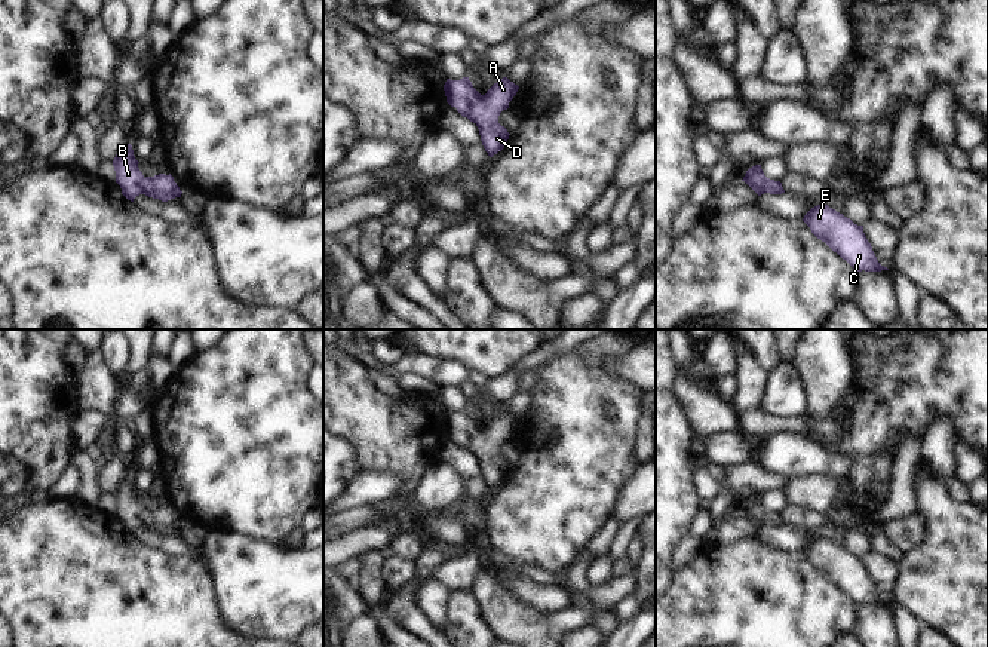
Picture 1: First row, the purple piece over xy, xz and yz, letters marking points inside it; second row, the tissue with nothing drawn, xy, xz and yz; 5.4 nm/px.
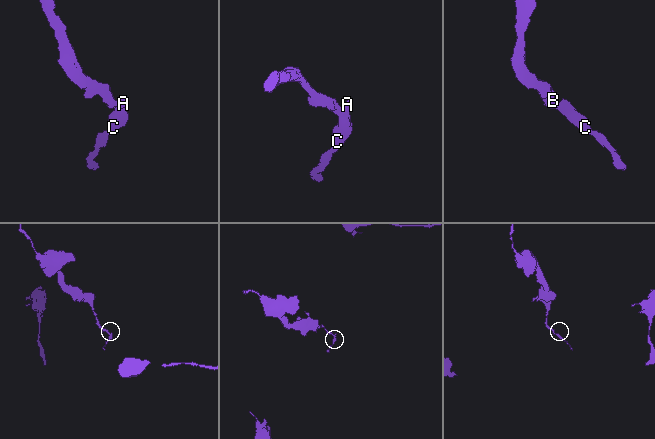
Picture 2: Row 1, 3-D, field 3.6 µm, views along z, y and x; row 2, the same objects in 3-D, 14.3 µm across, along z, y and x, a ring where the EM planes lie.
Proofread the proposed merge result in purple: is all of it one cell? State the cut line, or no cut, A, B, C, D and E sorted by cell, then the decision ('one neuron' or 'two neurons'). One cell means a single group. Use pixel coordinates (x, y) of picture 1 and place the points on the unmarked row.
no cut | A B C D E | one neuron

